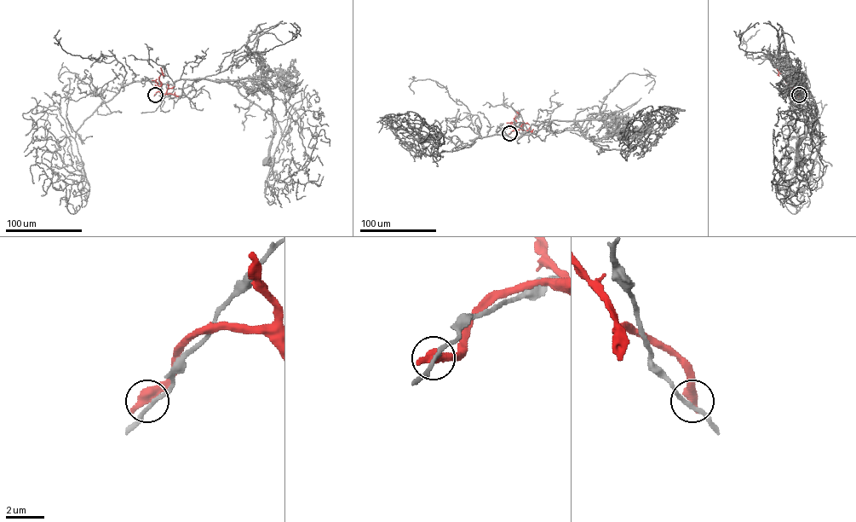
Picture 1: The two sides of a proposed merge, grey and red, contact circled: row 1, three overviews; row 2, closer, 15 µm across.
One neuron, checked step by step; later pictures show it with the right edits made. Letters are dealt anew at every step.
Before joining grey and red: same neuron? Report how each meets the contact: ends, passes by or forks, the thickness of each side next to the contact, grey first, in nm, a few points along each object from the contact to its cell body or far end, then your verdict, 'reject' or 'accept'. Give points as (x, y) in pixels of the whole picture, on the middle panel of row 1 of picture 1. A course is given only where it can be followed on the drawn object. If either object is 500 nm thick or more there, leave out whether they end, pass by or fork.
200 nm thick on the grey side, 600 nm on the other; grey runs (509, 133), (516, 130), (523, 134), (531, 124), (554, 120), (619, 117), (628, 124), (628, 142), (623, 135); red runs (509, 133), (514, 130), (515, 112); reject

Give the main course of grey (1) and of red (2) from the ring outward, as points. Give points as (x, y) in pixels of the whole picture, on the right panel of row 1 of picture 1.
1: (799, 95), (795, 85), (800, 84), (783, 78), (790, 101), (805, 112), (807, 130), (798, 147), (800, 161)
2: (799, 95), (788, 85), (777, 68)

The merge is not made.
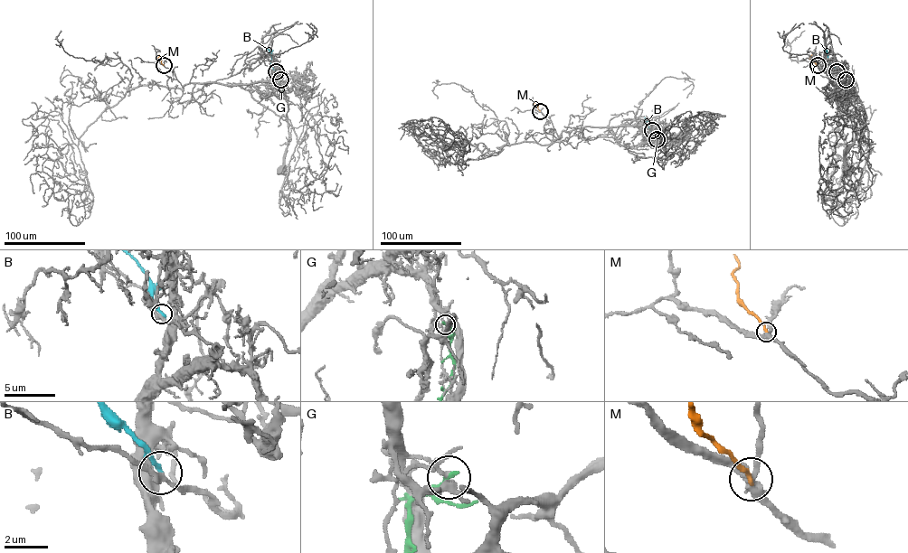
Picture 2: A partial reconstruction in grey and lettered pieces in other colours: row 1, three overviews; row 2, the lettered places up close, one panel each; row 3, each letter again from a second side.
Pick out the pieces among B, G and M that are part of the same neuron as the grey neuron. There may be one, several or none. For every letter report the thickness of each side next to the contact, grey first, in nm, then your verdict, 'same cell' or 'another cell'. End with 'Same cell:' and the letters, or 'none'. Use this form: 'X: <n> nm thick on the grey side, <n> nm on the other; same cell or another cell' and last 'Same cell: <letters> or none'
B: 240 nm thick on the grey side, 260 nm on the other; another cell
G: 150 nm thick on the grey side, 240 nm on the other; another cell
M: 280 nm thick on the grey side, 190 nm on the other; another cell
Same cell: none

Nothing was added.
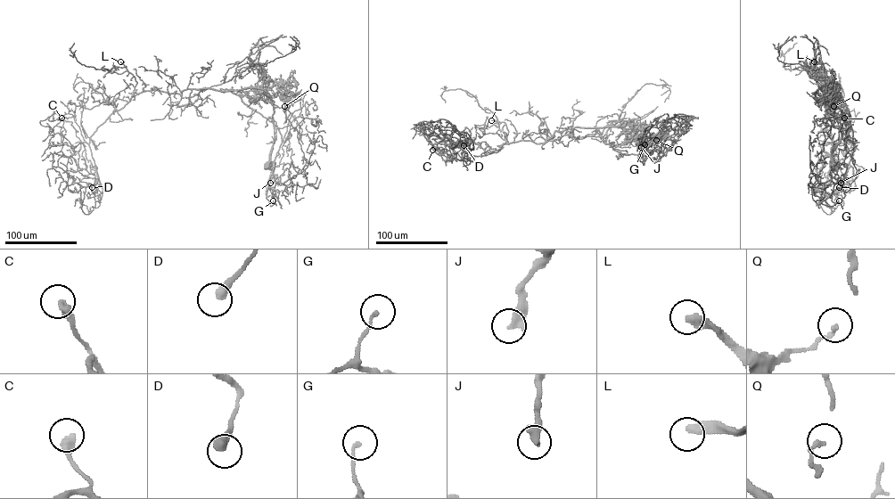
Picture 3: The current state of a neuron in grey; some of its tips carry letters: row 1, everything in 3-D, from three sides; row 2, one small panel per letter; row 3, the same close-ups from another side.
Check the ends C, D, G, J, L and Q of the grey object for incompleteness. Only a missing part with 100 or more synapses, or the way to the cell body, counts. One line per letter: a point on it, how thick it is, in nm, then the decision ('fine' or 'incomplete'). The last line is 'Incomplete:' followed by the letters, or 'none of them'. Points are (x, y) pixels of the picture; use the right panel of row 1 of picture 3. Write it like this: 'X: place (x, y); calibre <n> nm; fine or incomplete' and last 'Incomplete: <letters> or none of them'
C: place (844, 118); calibre 360 nm; fine
D: place (839, 187); calibre 400 nm; fine
G: place (839, 200); calibre 130 nm; fine
J: place (841, 183); calibre 460 nm; fine
L: place (814, 61); calibre 420 nm; incomplete
Q: place (833, 106); calibre 190 nm; fine
Incomplete: L

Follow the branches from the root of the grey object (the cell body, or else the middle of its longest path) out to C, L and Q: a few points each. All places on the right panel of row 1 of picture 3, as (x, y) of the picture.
C: (834, 165), (841, 122), (827, 110), (818, 88), (836, 93), (834, 90), (845, 103), (854, 143), (844, 118)
L: (834, 165), (841, 122), (817, 90), (838, 92), (816, 76), (814, 61)
Q: (834, 165), (841, 122), (827, 110), (820, 95), (833, 92), (833, 108), (827, 108), (833, 106)

